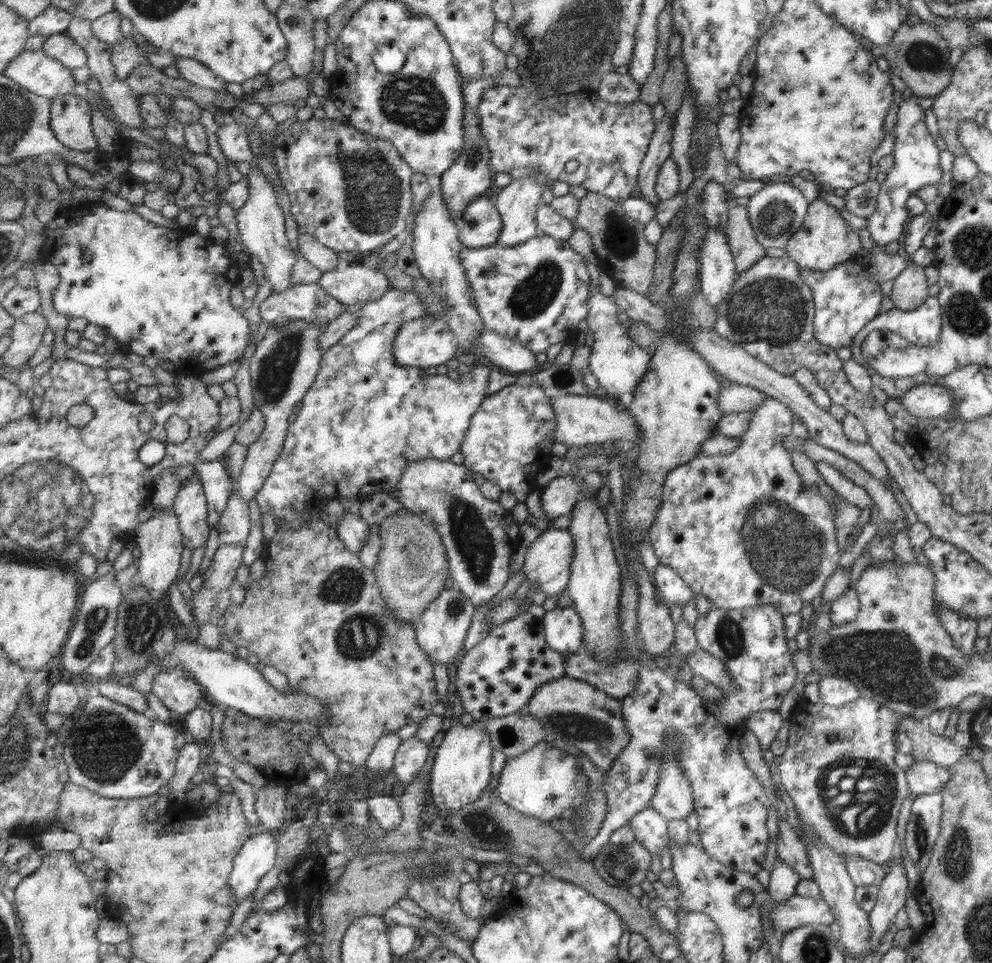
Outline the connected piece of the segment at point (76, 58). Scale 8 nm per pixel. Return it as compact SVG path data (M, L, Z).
M67 33L50 35L43 43L42 51L71 69L88 66L88 54L85 49Z

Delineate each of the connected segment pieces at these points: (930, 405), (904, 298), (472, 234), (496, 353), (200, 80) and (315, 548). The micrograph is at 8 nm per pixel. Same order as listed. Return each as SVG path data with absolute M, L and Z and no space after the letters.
M927 383L909 387L897 401L909 414L919 418L946 418L954 410L952 392Z
M909 264L892 279L892 306L899 310L916 309L924 303L927 295L927 280L923 275L923 266Z
M486 196L471 201L465 209L463 220L455 222L461 230L460 239L469 249L496 244L503 232L503 215L497 205Z
M485 329L476 340L476 348L496 367L507 372L534 373L539 363L536 353L525 348L518 340Z
M176 57L176 68L180 73L180 79L186 79L193 84L215 90L215 92L227 92L225 86L227 81L221 79L210 68L207 68L202 62L187 57Z
M313 519L296 531L277 530L275 536L269 540L269 545L263 551L261 558L264 562L267 562L269 576L275 576L275 578L265 578L263 576L259 582L255 582L251 586L253 592L247 594L247 598L242 605L238 607L231 605L227 609L224 614L223 633L237 648L247 649L255 661L263 663L265 666L274 666L277 670L284 672L288 676L293 693L315 697L323 705L327 705L331 709L330 719L324 725L321 725L319 730L326 745L340 758L341 762L349 762L354 768L366 766L370 754L374 751L378 740L382 736L396 732L405 724L421 722L423 718L433 715L433 708L441 702L439 694L437 694L437 680L435 680L435 674L433 674L430 656L423 647L419 646L414 626L403 622L399 618L400 616L397 616L387 606L374 570L363 564L357 553L351 552L351 549L347 548L346 541L339 538L337 527L332 527L330 522L325 523L325 521Z

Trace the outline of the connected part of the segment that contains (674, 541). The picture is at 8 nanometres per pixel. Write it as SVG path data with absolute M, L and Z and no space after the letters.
M764 394L764 399L759 403L759 406L752 408L749 412L750 423L748 429L736 437L738 445L733 452L717 456L703 455L703 460L691 460L687 464L675 468L667 475L662 507L658 512L658 518L655 519L654 526L649 530L649 540L660 562L659 564L665 564L675 569L683 580L686 580L687 585L693 589L695 596L704 596L713 603L712 609L727 609L727 611L735 612L765 603L765 605L771 605L775 609L779 609L784 617L799 612L805 604L822 592L826 580L837 569L841 554L835 542L833 512L828 507L828 502L816 486L807 484L798 475L798 472L792 467L790 453L785 451L785 448L779 443L780 437L790 434L790 428L793 419L795 419L790 408Z

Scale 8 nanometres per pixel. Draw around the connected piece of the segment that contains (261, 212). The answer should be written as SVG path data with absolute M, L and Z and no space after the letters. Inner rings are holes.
M252 165L251 172L245 178L250 186L250 197L236 214L240 240L248 253L251 256L256 255L263 264L266 282L271 284L272 292L280 293L295 286L291 282L291 268L297 262L291 242L287 240L285 216L277 204L276 188L270 183L262 168Z

